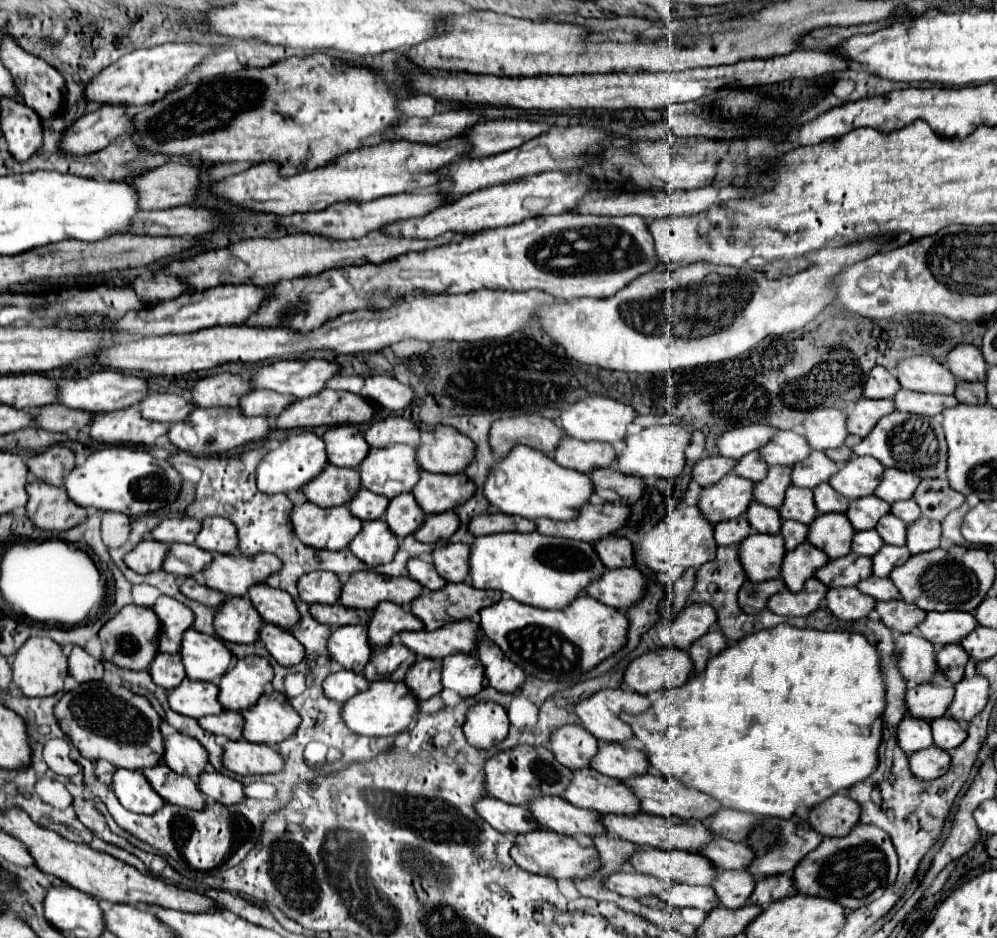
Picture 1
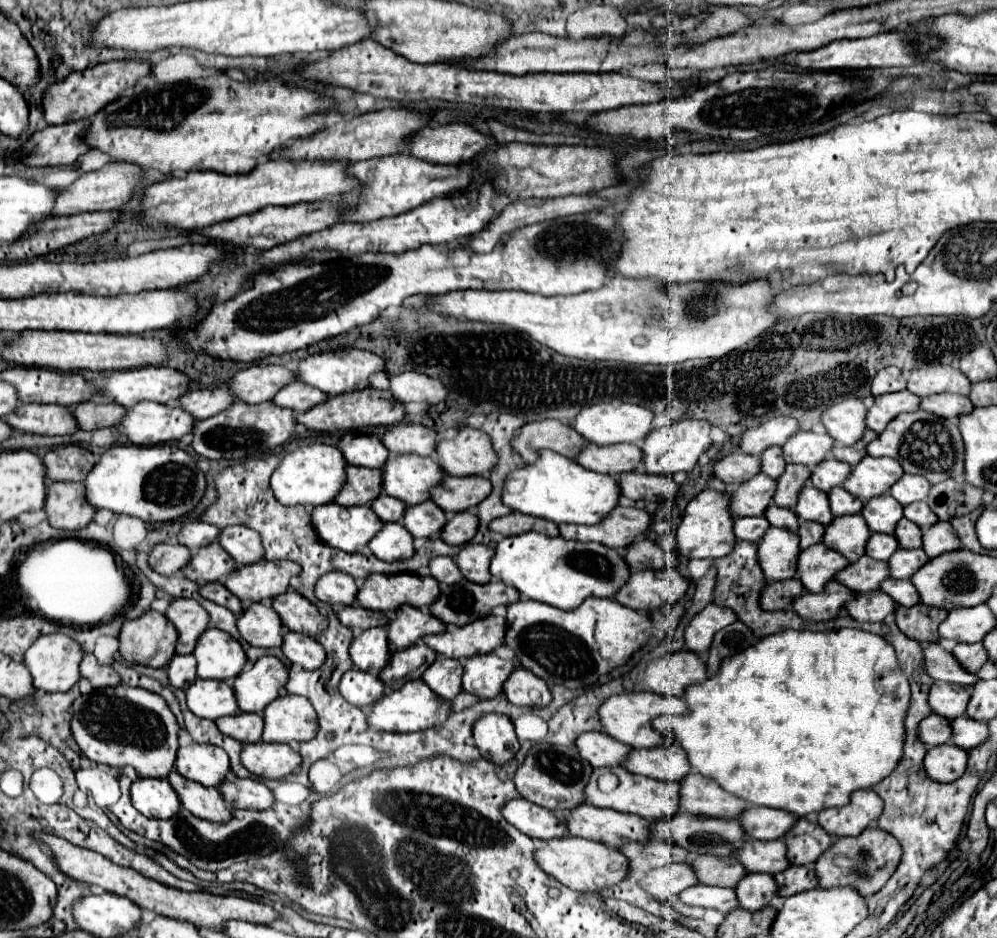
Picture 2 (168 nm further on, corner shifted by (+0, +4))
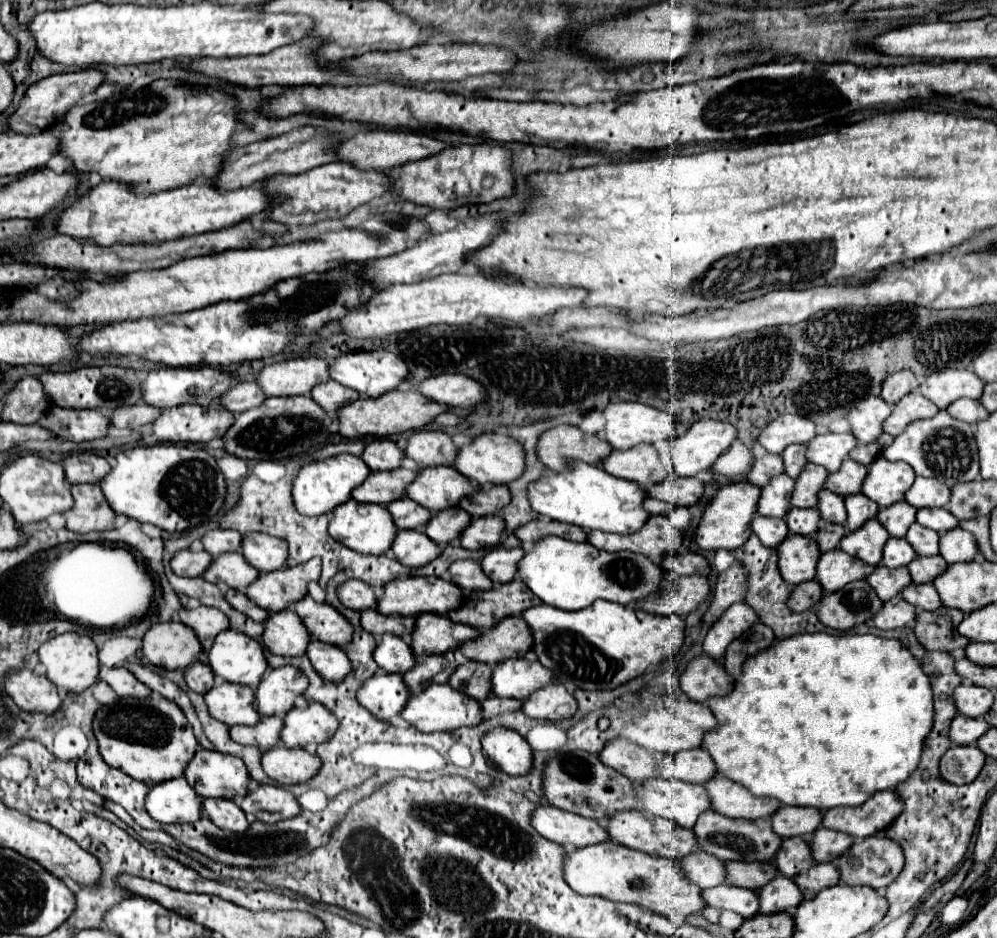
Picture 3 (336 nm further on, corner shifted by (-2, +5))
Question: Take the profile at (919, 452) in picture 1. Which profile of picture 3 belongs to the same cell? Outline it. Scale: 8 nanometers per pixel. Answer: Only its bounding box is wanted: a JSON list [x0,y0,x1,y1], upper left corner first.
[881,410,979,488]

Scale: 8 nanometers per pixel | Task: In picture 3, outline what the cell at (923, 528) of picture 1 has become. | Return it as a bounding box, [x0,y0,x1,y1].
[939,526,977,562]

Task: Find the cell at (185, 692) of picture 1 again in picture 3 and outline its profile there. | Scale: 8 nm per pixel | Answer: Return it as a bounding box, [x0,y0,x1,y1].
[203,678,259,726]

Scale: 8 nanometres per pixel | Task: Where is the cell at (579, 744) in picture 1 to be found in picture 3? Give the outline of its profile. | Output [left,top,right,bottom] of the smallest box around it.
[601,738,657,780]

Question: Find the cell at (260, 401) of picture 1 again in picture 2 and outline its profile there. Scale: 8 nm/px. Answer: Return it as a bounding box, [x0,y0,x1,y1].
[273,381,327,413]

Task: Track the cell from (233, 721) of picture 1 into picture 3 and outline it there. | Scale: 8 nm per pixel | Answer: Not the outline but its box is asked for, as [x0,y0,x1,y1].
[231,716,281,750]

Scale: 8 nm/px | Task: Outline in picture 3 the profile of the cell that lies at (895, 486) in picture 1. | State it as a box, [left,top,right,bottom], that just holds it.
[905,476,949,508]

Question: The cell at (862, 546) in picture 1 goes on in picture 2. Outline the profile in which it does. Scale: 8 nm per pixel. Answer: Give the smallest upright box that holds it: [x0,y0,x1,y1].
[867,533,899,561]

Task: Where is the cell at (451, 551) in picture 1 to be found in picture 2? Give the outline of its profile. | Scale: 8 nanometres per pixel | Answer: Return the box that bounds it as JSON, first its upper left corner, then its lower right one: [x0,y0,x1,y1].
[455,543,495,583]

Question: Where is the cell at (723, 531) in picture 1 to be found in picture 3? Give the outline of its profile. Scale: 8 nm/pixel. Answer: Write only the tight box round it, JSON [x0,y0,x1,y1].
[751,516,789,548]

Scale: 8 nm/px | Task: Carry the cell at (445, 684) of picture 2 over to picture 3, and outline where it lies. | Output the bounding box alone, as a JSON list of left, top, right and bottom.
[447,660,491,700]

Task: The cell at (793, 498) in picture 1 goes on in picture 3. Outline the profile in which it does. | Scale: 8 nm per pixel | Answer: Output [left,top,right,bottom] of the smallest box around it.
[815,490,845,524]

